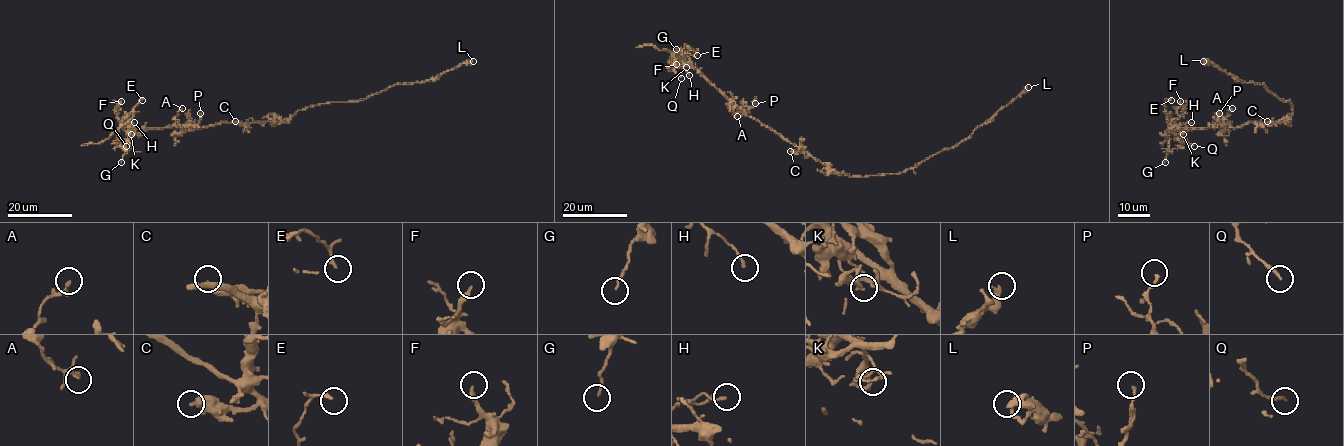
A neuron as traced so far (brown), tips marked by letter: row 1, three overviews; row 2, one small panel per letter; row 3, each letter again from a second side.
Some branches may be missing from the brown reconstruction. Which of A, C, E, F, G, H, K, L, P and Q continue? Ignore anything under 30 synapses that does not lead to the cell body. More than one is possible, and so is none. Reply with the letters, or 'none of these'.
none of these

